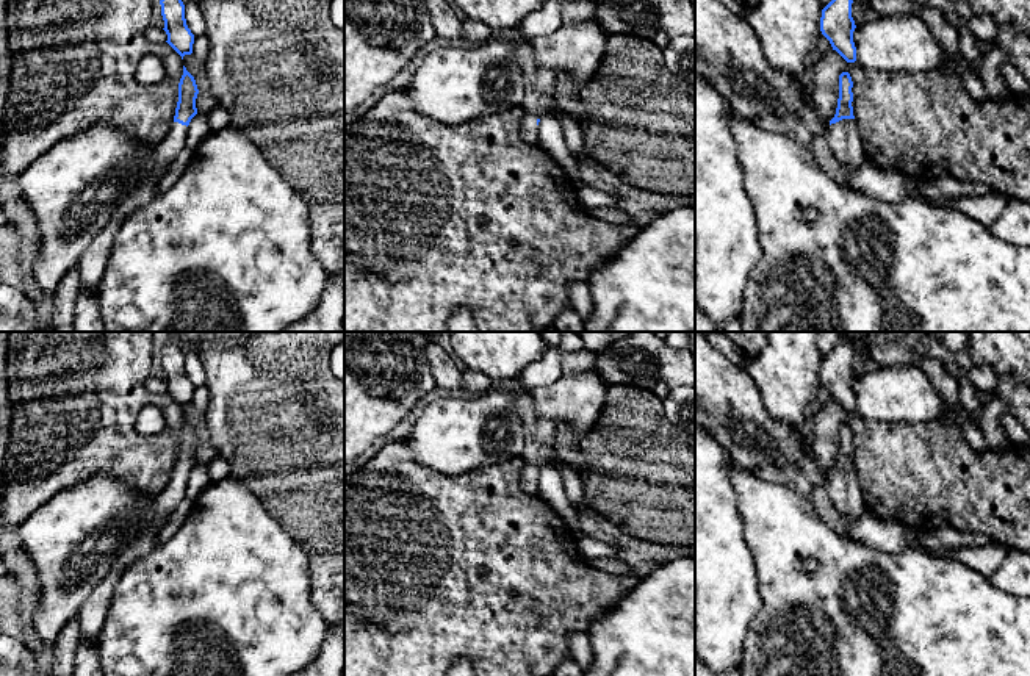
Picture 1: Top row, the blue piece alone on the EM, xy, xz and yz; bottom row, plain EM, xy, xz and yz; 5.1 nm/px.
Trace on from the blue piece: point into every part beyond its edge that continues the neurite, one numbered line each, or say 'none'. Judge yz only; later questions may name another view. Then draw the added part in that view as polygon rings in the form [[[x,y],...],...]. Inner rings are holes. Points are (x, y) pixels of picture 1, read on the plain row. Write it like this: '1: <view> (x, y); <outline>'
1: yz (842, 487); [[[842,469],[827,477],[827,491],[839,510],[856,523],[866,512],[855,469]]]

